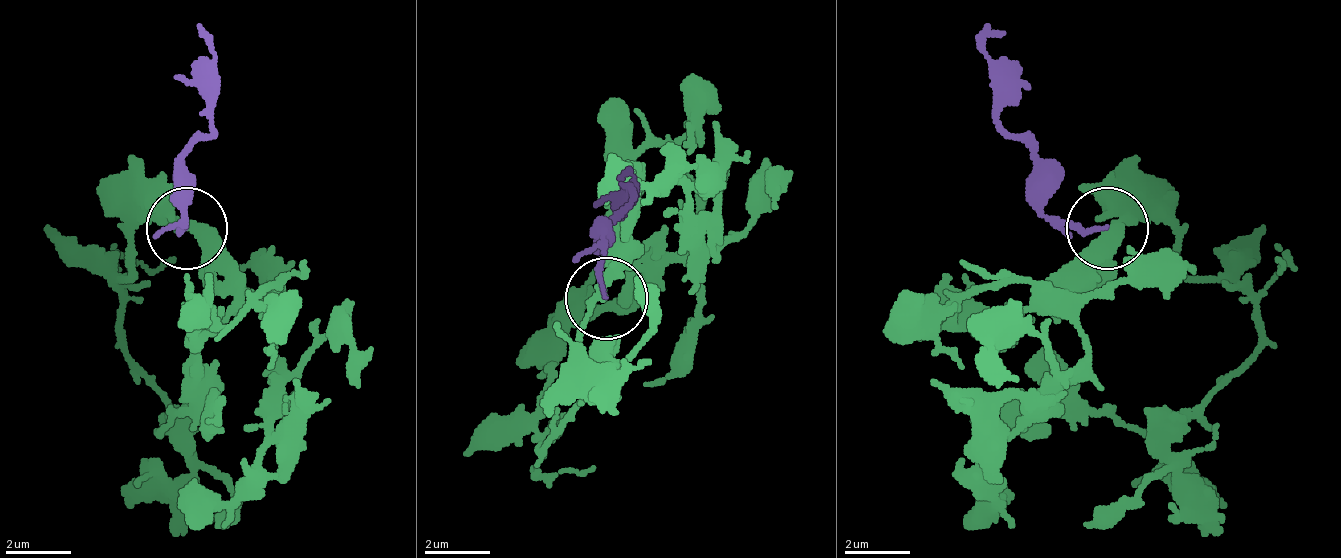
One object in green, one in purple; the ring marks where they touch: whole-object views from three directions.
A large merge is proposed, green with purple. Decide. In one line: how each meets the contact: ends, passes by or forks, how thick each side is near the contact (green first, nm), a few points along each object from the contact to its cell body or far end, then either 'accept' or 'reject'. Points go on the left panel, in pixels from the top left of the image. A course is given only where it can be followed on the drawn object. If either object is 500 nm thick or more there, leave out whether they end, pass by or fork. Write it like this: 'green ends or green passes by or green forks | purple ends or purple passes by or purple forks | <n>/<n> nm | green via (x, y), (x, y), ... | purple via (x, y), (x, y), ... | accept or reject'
green forks | purple ends | 320/150 nm | green via (189, 230), (139, 222), (123, 280), (123, 345), (172, 402), (164, 435), (205, 411), (213, 411), (221, 427) | purple via (189, 230), (180, 214), (180, 165), (213, 124), (213, 42), (205, 34) | accept

